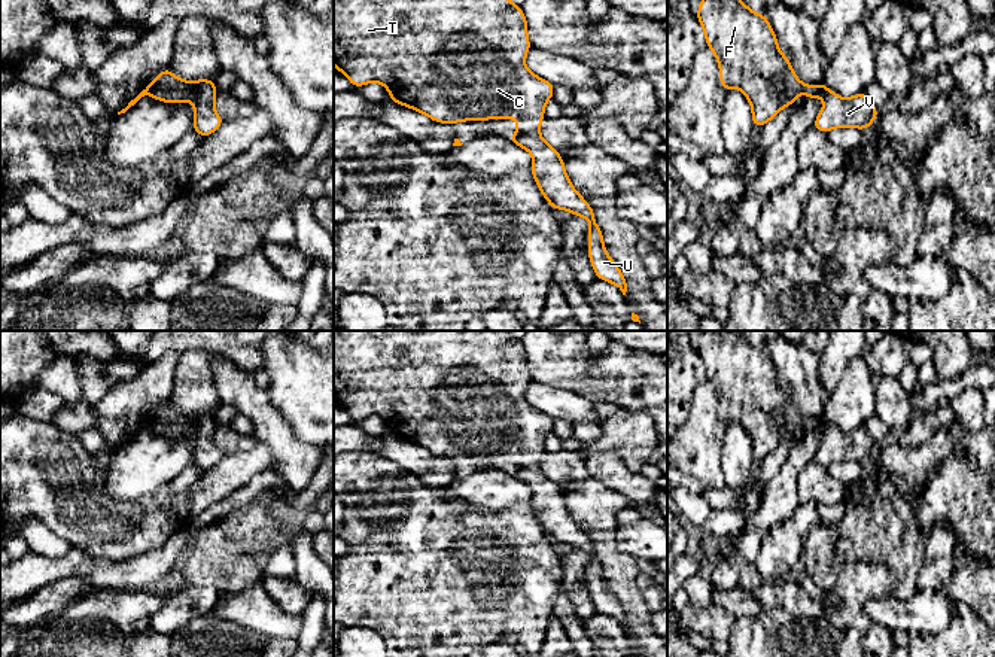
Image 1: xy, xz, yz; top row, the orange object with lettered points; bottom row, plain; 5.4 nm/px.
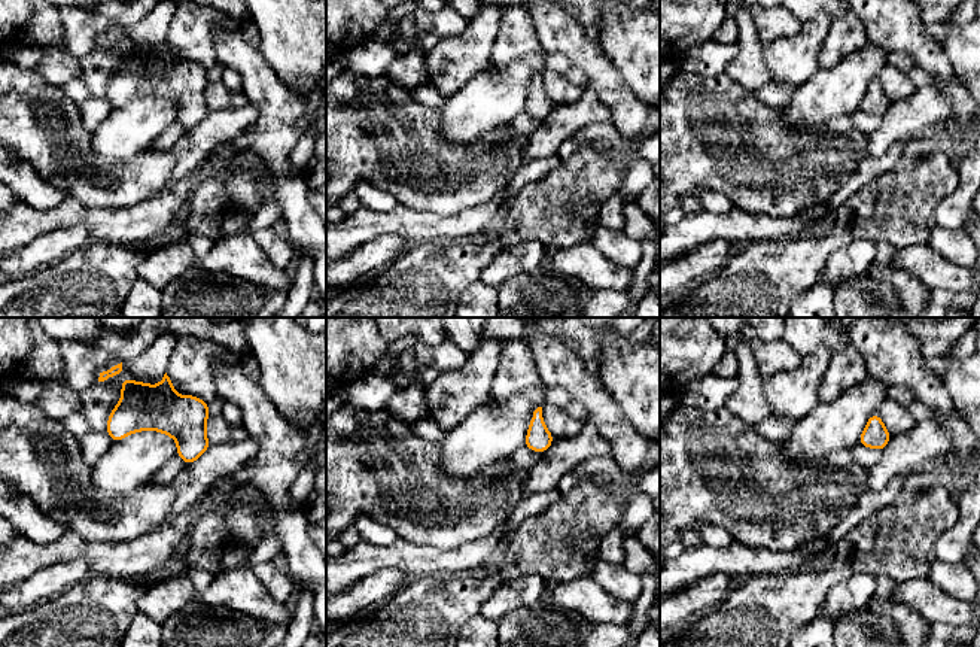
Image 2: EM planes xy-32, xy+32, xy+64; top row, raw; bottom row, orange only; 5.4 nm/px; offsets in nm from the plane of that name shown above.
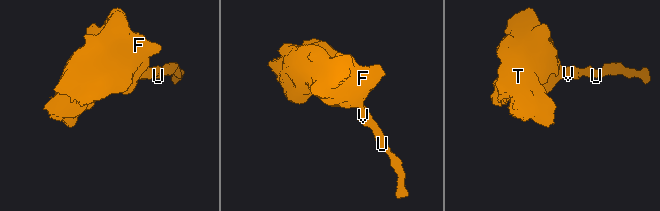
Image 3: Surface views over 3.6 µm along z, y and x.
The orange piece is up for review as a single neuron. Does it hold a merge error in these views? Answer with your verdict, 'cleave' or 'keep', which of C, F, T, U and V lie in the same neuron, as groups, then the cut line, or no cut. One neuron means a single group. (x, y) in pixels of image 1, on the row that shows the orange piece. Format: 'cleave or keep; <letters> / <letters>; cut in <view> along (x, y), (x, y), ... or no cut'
keep; C F T U V; no cut

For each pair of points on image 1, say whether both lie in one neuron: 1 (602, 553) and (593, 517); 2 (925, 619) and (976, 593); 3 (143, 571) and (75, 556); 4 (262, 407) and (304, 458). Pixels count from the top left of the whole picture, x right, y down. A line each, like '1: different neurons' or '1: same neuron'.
1: same neuron
2: different neurons
3: same neuron
4: same neuron

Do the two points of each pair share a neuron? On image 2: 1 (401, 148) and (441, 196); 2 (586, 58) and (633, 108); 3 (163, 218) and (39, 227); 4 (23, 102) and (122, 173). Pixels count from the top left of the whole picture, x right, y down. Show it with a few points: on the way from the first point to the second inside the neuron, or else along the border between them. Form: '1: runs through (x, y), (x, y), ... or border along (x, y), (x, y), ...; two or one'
1: runs through (405, 160), (429, 184); one
2: runs through (597, 70), (621, 96); one
3: runs through (131, 219), (70, 218); one
4: runs through (48, 127), (97, 173); one

